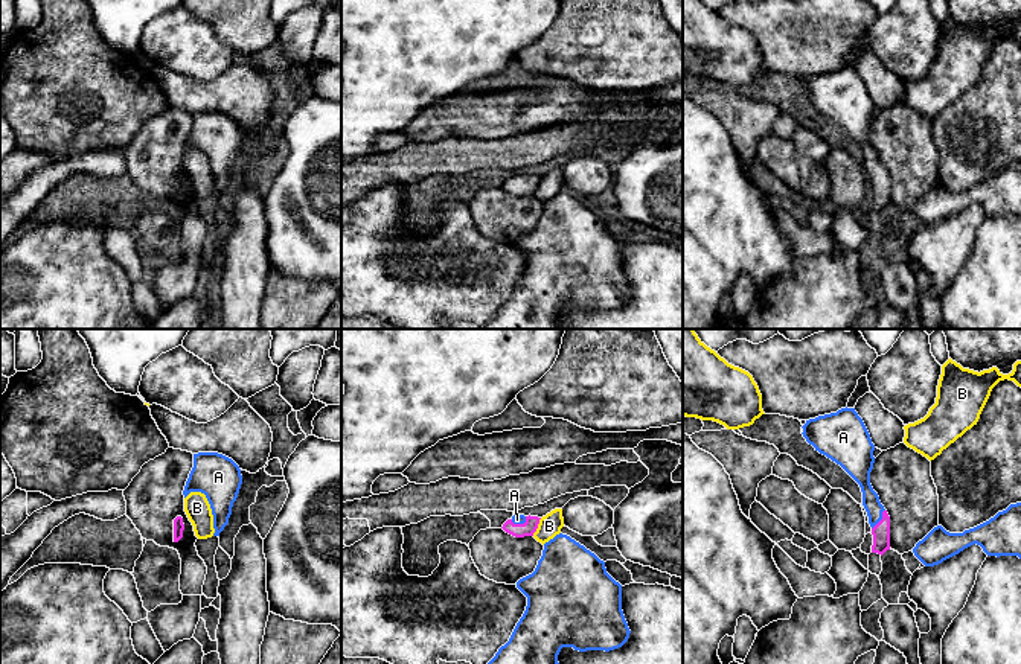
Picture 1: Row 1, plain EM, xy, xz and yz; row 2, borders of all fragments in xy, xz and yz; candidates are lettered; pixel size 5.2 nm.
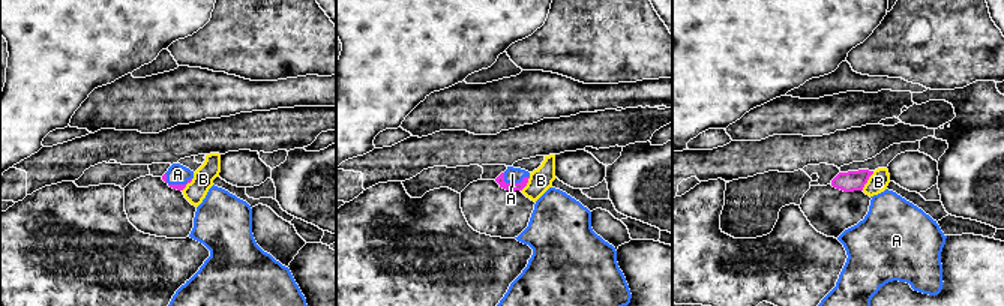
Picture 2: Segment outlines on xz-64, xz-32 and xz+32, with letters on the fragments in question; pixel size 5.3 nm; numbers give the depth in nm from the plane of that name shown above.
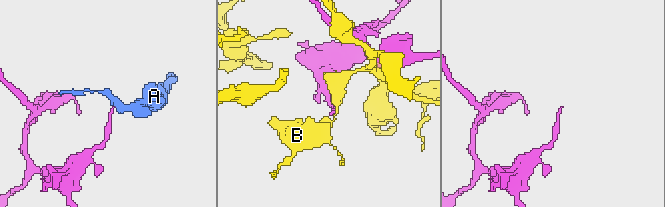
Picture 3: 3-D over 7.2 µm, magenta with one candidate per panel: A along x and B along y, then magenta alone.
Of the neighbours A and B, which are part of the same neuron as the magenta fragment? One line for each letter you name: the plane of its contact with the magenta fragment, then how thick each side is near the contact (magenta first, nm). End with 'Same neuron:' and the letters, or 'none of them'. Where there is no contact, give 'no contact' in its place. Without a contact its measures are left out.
A: meets magenta in yz; 100 nm thick on the magenta side, 90 nm on the other
Same neuron: A

